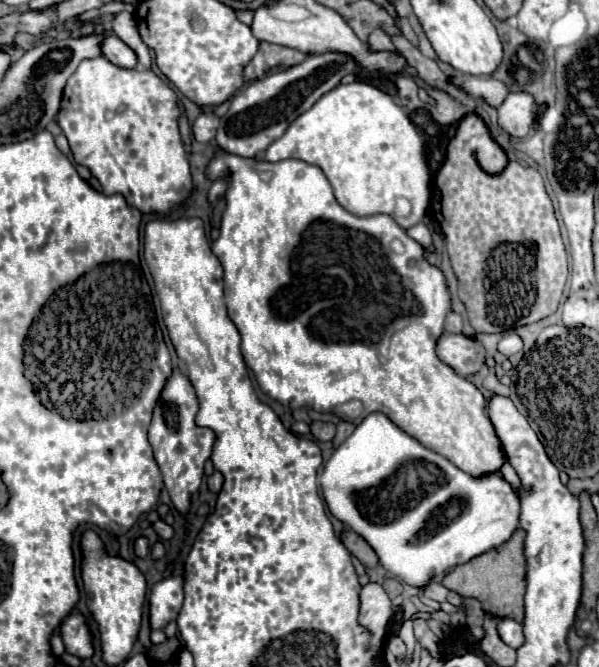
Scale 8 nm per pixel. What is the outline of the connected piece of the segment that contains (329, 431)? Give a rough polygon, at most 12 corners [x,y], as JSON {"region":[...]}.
{"region":[[313,422],[311,434],[321,442],[335,436],[333,422]]}

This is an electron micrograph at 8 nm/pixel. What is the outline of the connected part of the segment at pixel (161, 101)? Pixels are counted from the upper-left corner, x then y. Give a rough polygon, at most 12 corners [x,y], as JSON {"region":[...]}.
{"region":[[99,56],[67,80],[75,162],[141,212],[191,194],[177,92]]}

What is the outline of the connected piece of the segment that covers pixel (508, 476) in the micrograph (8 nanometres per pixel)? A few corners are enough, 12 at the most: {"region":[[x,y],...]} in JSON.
{"region":[[507,462],[501,468],[501,476],[511,484],[517,492],[521,482],[517,472]]}

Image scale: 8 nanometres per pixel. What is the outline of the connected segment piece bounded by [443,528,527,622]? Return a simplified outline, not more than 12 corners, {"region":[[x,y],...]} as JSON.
{"region":[[525,530],[443,586],[499,618],[523,622]]}

